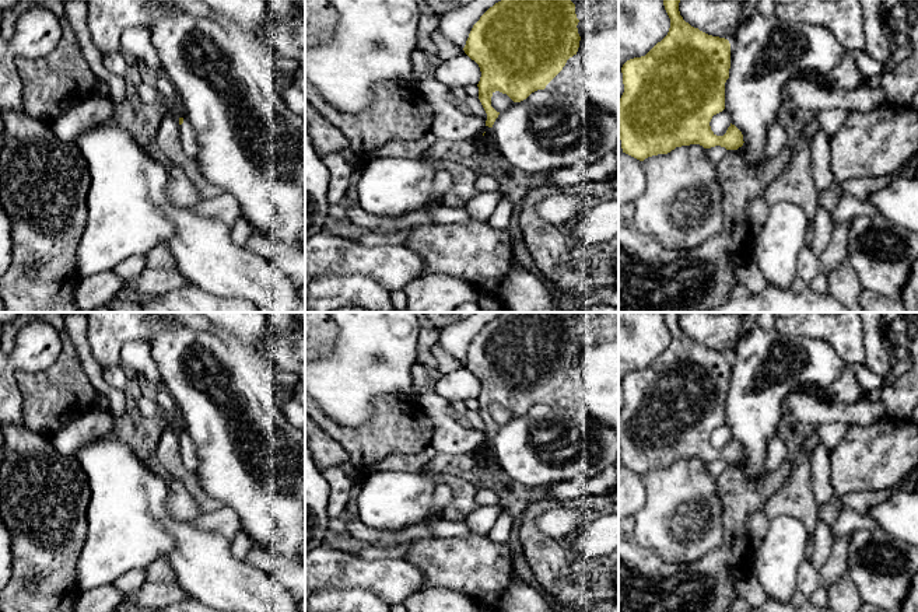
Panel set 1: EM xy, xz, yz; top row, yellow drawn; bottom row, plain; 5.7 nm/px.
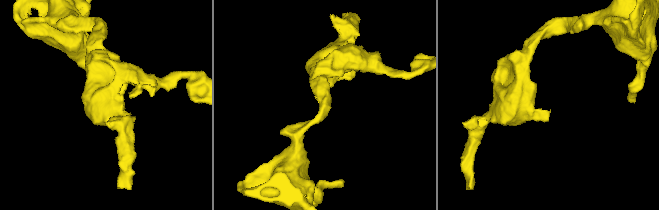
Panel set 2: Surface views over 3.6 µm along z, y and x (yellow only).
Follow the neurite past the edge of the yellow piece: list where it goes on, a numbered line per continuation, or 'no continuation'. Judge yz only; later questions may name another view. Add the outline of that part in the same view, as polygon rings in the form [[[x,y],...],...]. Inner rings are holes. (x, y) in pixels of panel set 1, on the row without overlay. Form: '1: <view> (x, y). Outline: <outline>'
no continuation

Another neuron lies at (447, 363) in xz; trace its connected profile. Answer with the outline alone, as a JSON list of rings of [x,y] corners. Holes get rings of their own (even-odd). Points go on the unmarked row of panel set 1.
[[[437,345],[431,349],[431,354],[438,364],[439,374],[451,373],[453,370],[459,370],[465,367],[462,361],[455,360],[449,353]]]

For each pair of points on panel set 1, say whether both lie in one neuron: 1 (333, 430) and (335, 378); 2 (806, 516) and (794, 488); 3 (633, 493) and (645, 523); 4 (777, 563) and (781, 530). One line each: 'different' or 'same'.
1: different
2: same
3: different
4: same

